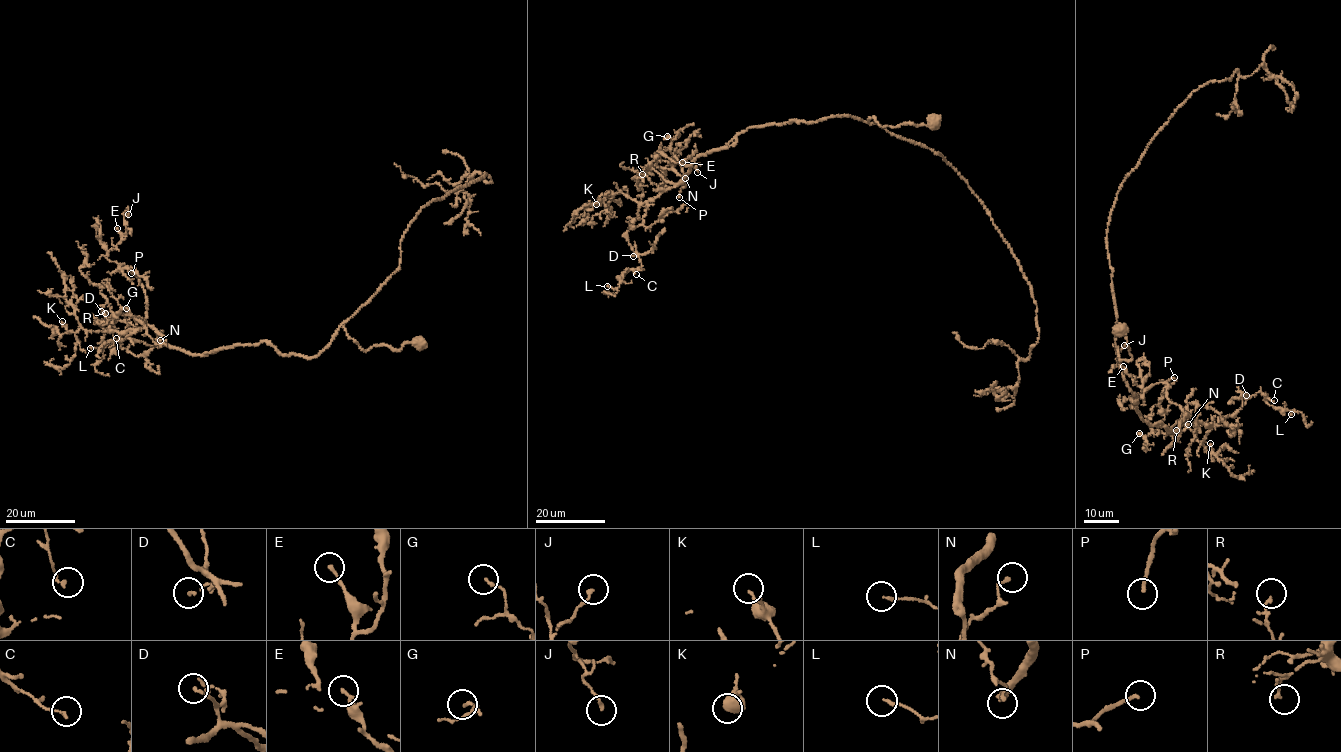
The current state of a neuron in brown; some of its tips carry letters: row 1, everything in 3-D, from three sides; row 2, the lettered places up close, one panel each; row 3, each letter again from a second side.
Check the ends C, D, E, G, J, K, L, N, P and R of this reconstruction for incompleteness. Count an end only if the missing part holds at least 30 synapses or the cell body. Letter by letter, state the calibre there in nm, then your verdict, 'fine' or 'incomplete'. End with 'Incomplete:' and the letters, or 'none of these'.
C: 120 nm thick; fine
D: 140 nm thick; fine
E: 140 nm thick; fine
G: 130 nm thick; fine
J: 160 nm thick; fine
K: 240 nm thick; fine
L: 130 nm thick; fine
N: 130 nm thick; fine
P: 180 nm thick; incomplete
R: 100 nm thick; fine
Incomplete: P

